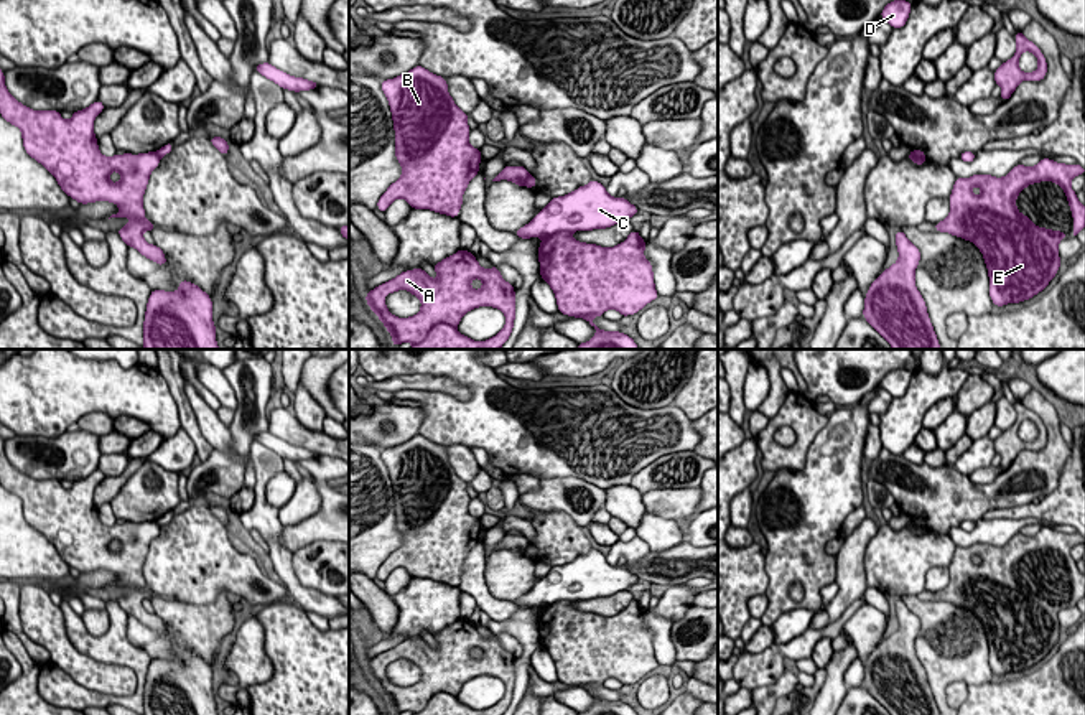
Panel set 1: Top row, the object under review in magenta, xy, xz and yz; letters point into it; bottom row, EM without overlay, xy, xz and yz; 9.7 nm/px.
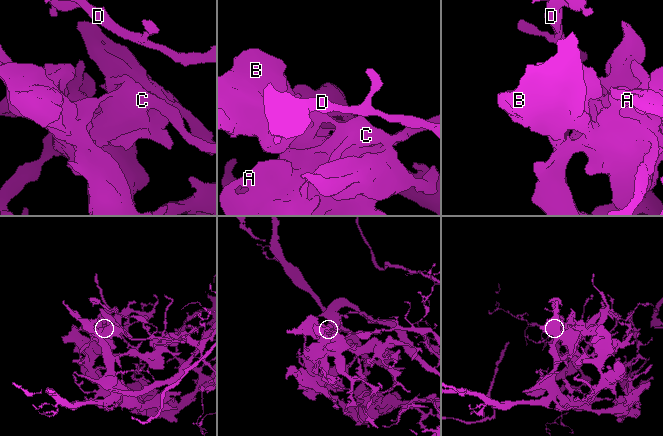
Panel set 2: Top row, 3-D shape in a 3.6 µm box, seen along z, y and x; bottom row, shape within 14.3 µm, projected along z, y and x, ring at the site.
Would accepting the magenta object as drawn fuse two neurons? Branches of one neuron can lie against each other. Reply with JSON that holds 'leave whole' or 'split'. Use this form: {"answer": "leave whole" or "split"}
{"answer": "split"}

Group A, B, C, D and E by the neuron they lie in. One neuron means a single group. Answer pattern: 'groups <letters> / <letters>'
groups A B E / C D

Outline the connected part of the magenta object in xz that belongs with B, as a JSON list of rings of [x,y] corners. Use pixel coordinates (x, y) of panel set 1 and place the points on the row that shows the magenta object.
[[[420,64],[405,74],[382,81],[380,87],[392,112],[395,158],[402,165],[402,176],[380,196],[377,209],[385,213],[395,199],[402,198],[413,209],[430,209],[458,217],[463,193],[479,173],[482,160],[481,148],[469,145],[468,114],[454,104],[446,79]]]

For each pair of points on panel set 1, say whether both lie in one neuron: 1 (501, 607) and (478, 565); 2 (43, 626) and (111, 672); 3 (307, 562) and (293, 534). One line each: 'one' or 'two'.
1: one
2: one
3: two

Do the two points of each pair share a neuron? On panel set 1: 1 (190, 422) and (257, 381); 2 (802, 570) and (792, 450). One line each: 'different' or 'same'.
1: different
2: different

